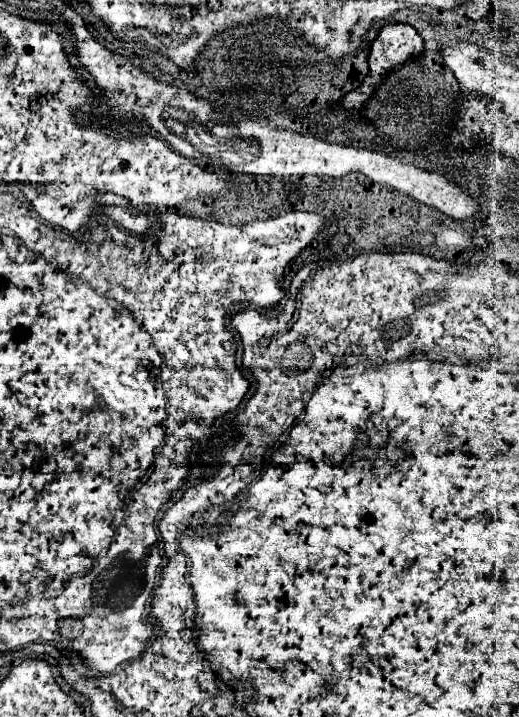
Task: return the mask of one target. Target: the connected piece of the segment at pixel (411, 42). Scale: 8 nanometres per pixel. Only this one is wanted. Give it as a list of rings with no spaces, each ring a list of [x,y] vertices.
[[[392,24],[392,26],[384,26],[382,32],[378,34],[378,38],[372,42],[372,48],[370,48],[370,56],[368,56],[370,74],[368,74],[366,82],[360,86],[360,92],[362,92],[362,94],[358,94],[358,92],[354,90],[354,92],[350,92],[348,96],[344,96],[340,104],[334,104],[334,108],[358,112],[358,110],[362,108],[362,102],[366,102],[366,98],[370,98],[372,90],[378,88],[378,86],[384,82],[384,76],[386,76],[388,72],[392,72],[396,66],[402,66],[402,64],[406,64],[406,62],[417,58],[423,50],[423,39],[411,25]]]

